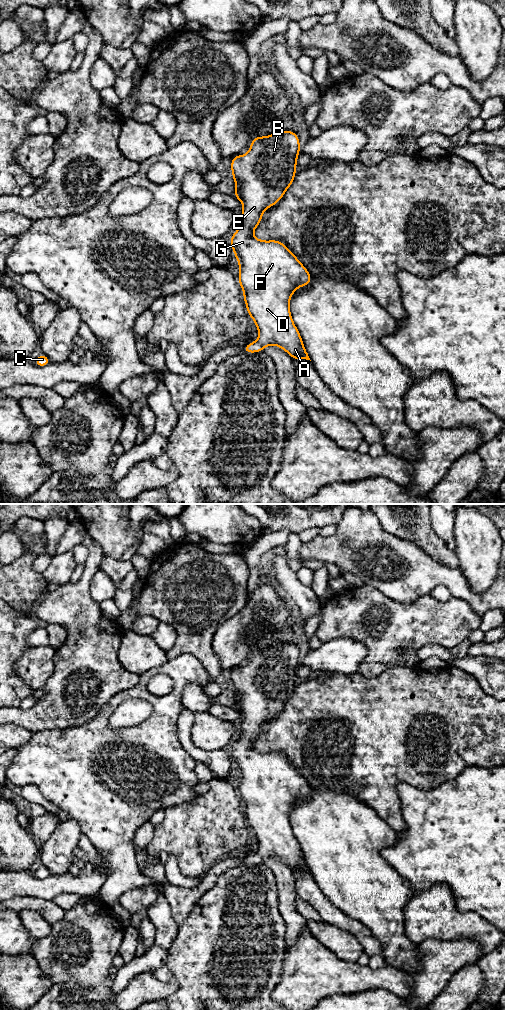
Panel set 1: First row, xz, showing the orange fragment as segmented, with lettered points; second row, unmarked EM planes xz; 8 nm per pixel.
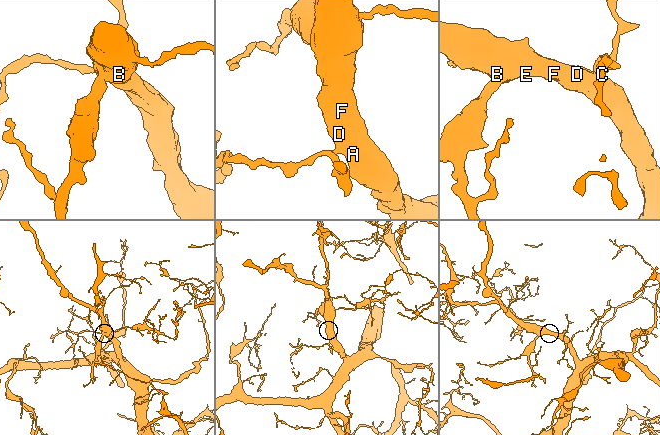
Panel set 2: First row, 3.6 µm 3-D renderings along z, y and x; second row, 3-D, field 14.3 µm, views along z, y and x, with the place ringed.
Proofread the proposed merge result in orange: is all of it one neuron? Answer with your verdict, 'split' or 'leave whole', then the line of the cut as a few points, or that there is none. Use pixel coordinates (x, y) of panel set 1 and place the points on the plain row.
leave whole; cut none

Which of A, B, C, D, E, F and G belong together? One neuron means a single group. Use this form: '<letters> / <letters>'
A B C D E F G

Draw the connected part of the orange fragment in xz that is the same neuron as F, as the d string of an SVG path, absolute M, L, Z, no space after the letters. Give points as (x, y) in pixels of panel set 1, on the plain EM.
M280 643L268 648L256 648L250 655L250 662L244 667L237 667L231 670L231 685L236 697L233 705L243 717L241 724L241 737L233 745L229 756L234 763L234 768L238 772L239 788L238 794L243 803L243 810L249 829L255 834L255 838L259 843L256 853L248 855L244 861L244 865L262 864L267 858L275 857L287 864L293 872L306 871L310 872L308 865L304 859L302 849L298 843L290 824L290 811L297 800L310 796L312 788L305 778L297 771L295 766L279 752L260 752L253 747L253 743L262 733L263 725L279 714L292 697L295 687L297 670L300 666L299 648L291 643Z

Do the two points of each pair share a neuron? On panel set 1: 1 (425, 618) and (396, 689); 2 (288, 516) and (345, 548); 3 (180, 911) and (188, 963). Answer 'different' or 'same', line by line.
1: different
2: different
3: different

